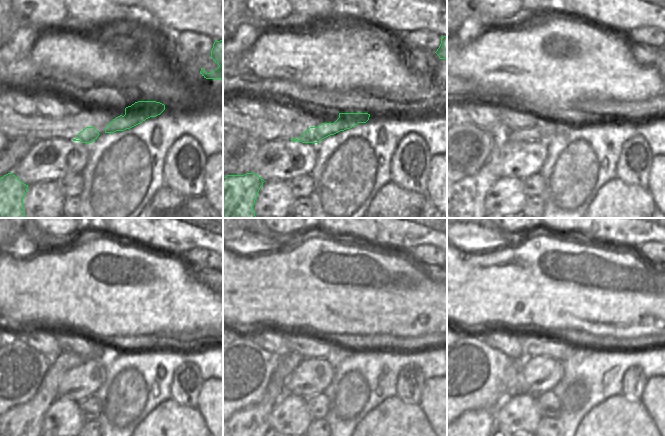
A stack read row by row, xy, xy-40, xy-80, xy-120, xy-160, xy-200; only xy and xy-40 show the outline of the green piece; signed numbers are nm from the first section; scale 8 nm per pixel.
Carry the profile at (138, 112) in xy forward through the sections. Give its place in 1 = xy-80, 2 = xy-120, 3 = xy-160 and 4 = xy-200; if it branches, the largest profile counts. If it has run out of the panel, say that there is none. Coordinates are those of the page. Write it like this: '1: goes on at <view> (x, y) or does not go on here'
1: goes on at xy-80 (549, 129)
2: goes on at xy-120 (25, 421)
3: goes on at xy-160 (253, 421)
4: goes on at xy-200 (478, 421)

